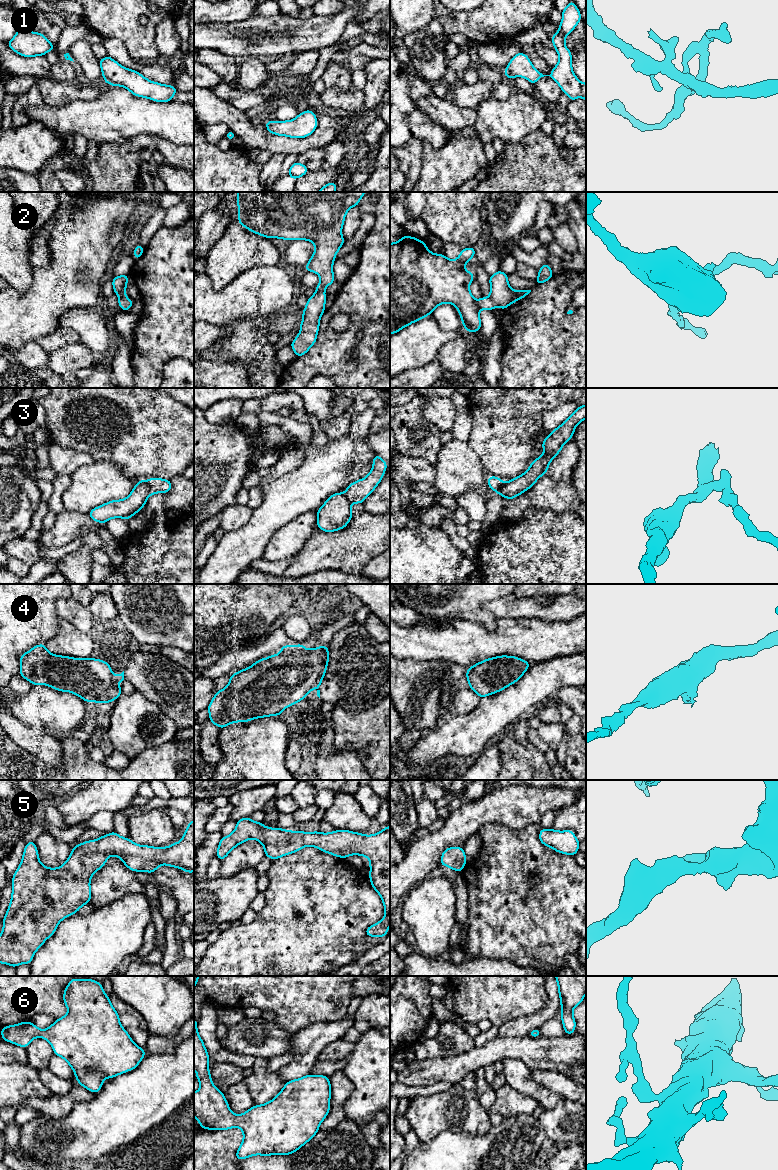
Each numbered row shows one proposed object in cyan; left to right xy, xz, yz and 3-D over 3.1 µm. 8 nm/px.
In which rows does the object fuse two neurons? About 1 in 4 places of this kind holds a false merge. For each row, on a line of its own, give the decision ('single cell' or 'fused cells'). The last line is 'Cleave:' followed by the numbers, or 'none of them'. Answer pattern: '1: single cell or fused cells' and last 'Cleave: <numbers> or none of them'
1: single cell
2: single cell
3: fused cells
4: single cell
5: single cell
6: single cell
Cleave: 3

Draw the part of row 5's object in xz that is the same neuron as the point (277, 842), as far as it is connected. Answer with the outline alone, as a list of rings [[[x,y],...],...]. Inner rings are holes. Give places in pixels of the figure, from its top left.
[[[245,817],[237,821],[236,828],[230,835],[222,837],[217,848],[216,857],[222,861],[236,846],[249,839],[259,841],[264,847],[265,856],[274,860],[297,852],[306,846],[316,847],[323,852],[343,859],[350,855],[366,856],[370,862],[370,882],[381,897],[385,915],[381,921],[369,926],[365,933],[369,937],[385,937],[388,934],[388,927],[390,926],[390,826],[372,835],[364,835],[349,830],[335,830],[329,833],[319,831],[302,832],[284,830],[280,827],[269,828],[264,826],[262,822],[255,822],[249,817]]]

